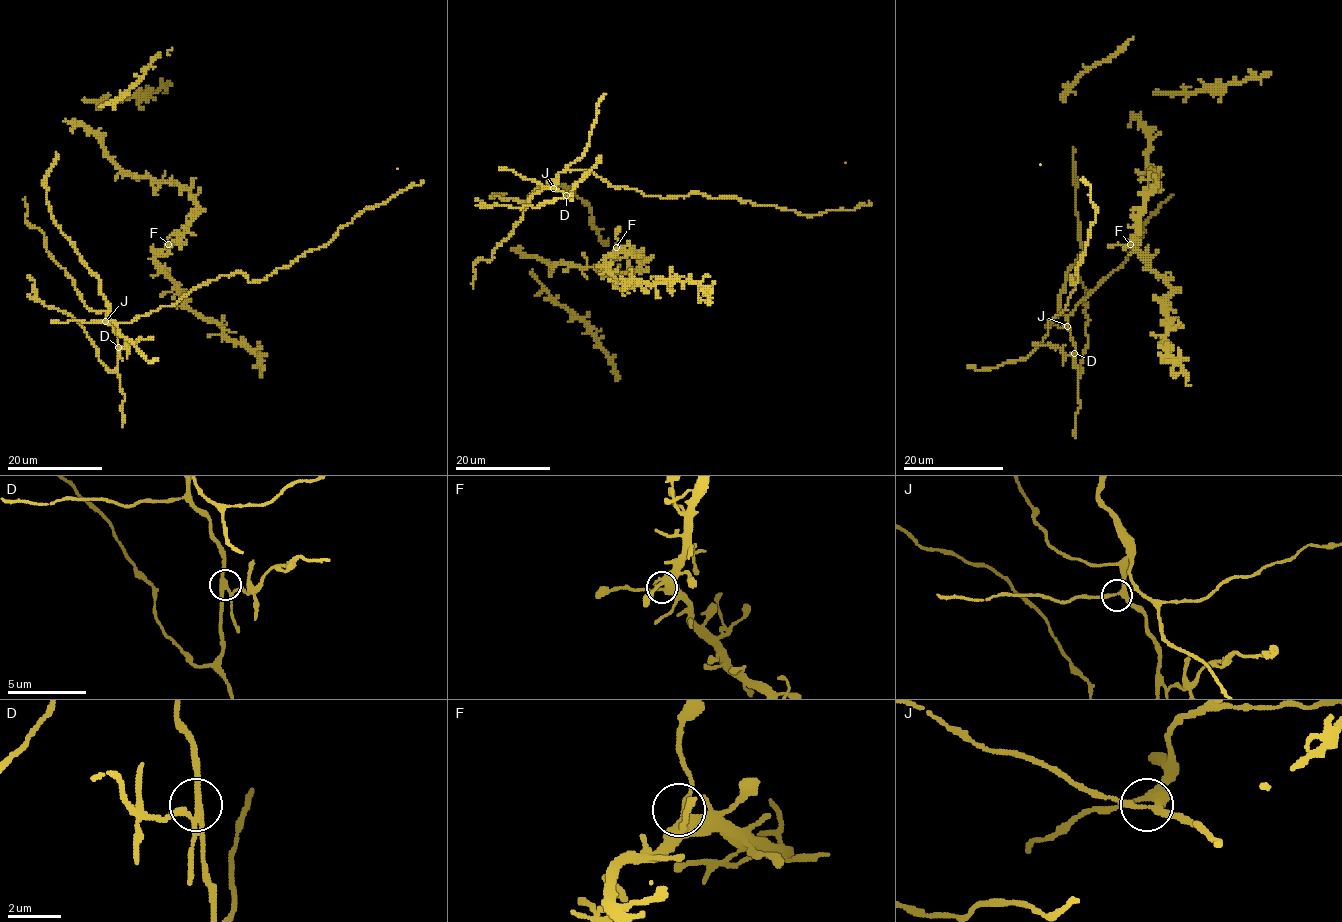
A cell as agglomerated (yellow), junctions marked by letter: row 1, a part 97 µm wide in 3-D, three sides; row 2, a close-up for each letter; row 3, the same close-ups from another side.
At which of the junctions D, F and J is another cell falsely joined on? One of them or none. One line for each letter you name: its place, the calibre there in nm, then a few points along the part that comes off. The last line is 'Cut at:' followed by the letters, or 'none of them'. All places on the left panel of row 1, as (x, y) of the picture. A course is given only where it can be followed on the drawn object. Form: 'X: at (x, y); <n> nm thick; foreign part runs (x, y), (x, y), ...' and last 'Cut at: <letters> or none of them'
D: at (118, 347); 240 nm thick; foreign part runs (118, 347), (126, 348), (135, 341), (151, 336)
Cut at: D

